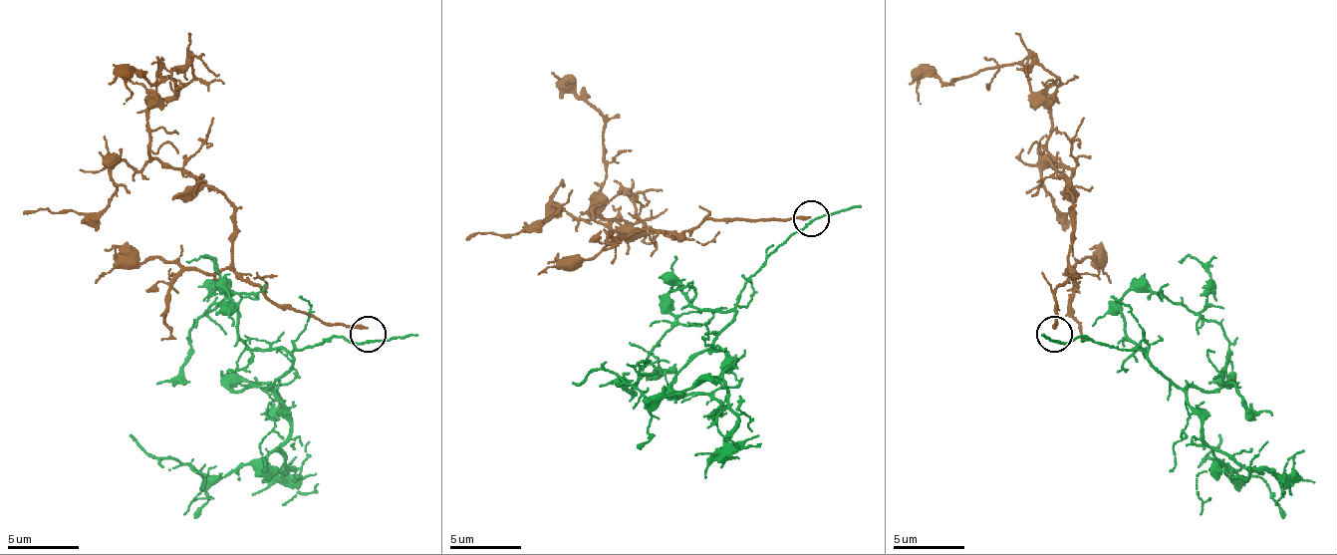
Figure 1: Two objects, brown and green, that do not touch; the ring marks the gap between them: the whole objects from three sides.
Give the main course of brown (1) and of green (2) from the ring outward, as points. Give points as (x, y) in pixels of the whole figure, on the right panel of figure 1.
1: (1053, 330), (1071, 176), (1046, 147), (1050, 108), (1021, 65), (949, 83), (928, 72), (921, 104)
2: (1057, 341), (1093, 338), (1144, 352), (1183, 392), (1233, 474), (1222, 466), (1198, 477), (1198, 495), (1207, 499)

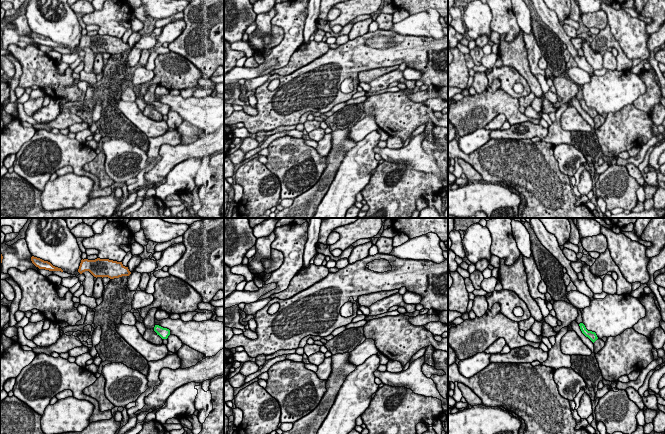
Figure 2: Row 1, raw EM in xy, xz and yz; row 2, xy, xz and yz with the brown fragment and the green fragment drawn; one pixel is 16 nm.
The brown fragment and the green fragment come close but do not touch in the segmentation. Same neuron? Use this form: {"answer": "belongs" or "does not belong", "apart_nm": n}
{"answer": "belongs", "apart_nm": 900}

